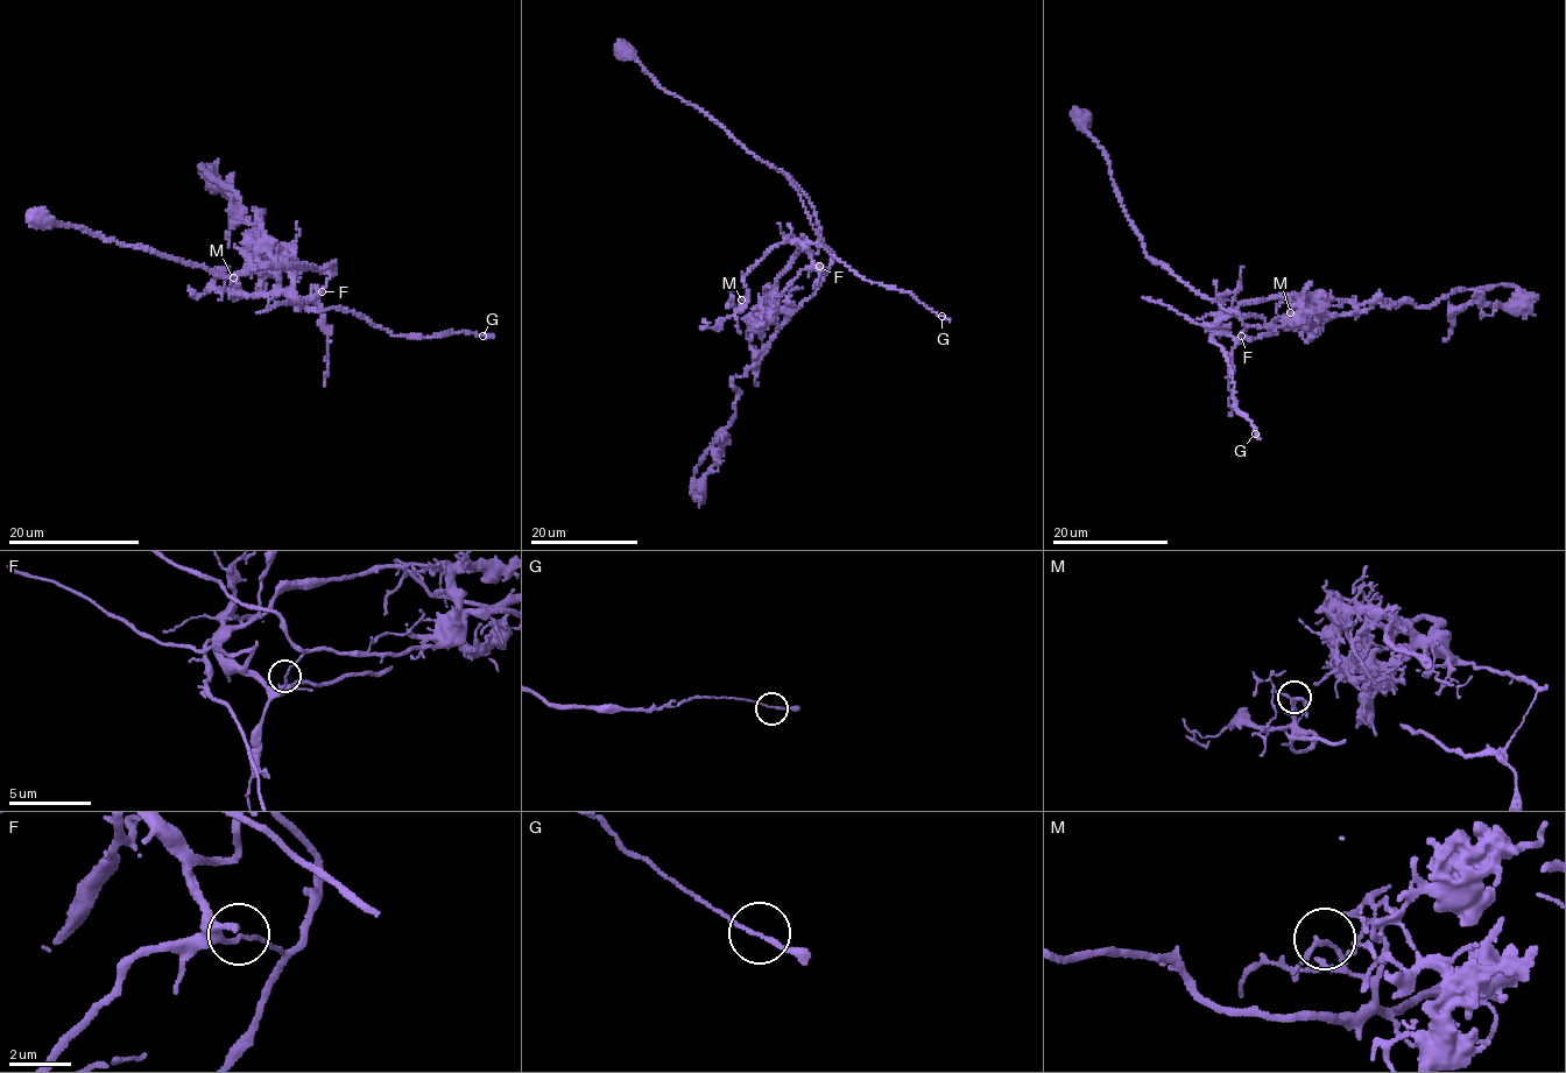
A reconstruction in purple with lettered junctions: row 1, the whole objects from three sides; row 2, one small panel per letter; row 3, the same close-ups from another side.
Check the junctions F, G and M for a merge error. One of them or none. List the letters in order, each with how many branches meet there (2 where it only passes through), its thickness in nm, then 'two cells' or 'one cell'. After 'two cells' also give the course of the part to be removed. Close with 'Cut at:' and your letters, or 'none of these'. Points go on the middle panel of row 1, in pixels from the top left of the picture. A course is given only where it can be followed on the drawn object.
F: branches 2; calibre 100 nm; two cells; course (819, 266), (813, 265), (803, 242), (792, 263), (780, 275), (774, 316), (750, 336), (756, 386)
G: branches 2; calibre 130 nm; one cell
M: branches 2; calibre 150 nm; one cell
Cut at: F

